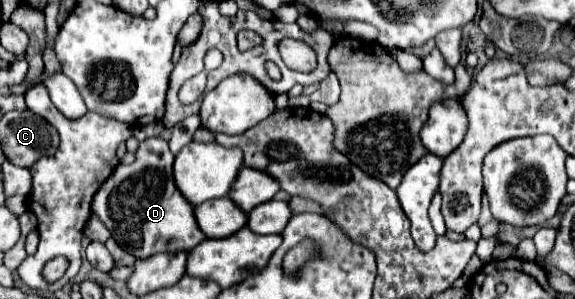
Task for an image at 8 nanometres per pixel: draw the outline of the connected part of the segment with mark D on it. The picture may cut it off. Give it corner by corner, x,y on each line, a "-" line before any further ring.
161,137
145,139
135,153
135,161
131,165
119,165
93,197
93,213
111,231
117,245
137,259
157,253
191,251
205,239
193,219
193,207
173,183
171,167
173,153
167,141

